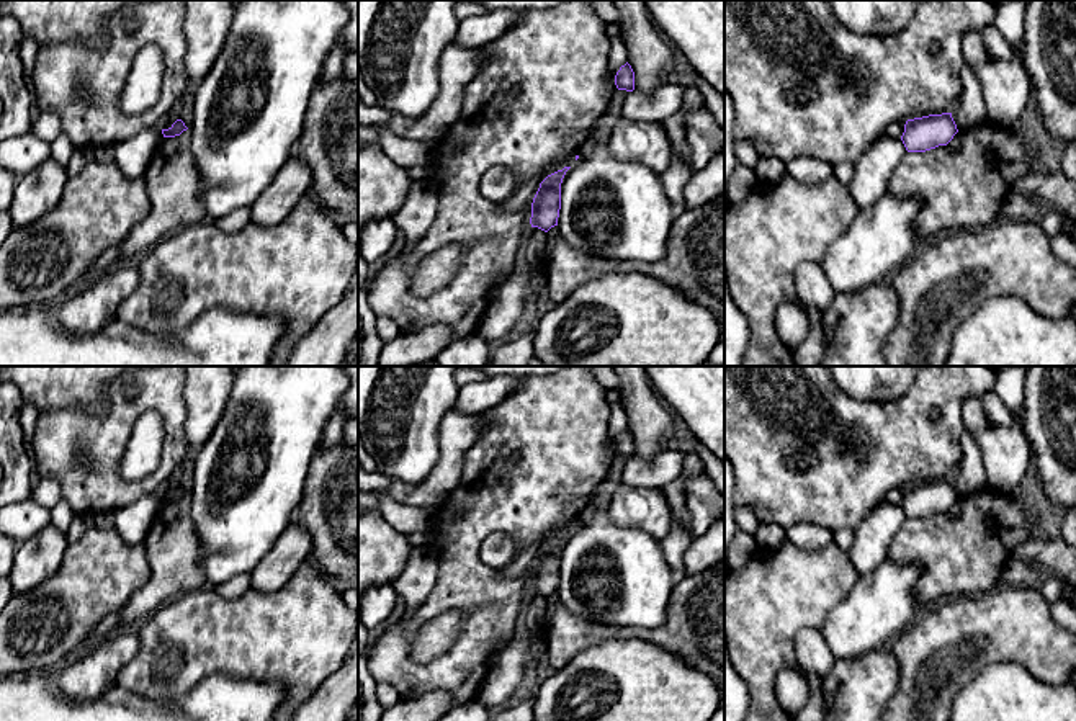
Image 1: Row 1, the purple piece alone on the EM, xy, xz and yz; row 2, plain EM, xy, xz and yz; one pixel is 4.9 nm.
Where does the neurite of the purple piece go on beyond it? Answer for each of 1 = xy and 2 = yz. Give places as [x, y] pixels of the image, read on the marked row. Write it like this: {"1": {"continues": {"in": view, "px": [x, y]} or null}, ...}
{"1": {"continues": null}, "2": {"continues": null}}

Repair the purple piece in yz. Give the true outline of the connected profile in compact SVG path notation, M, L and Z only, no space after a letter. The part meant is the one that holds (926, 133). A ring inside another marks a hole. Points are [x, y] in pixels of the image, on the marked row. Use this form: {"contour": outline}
{"contour": "M952 113L908 119L901 141L908 152L926 152L947 146L958 132Z"}

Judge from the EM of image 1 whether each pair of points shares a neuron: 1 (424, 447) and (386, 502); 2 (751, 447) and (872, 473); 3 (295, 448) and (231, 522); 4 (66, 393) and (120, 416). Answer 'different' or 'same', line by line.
1: different
2: same
3: same
4: different

